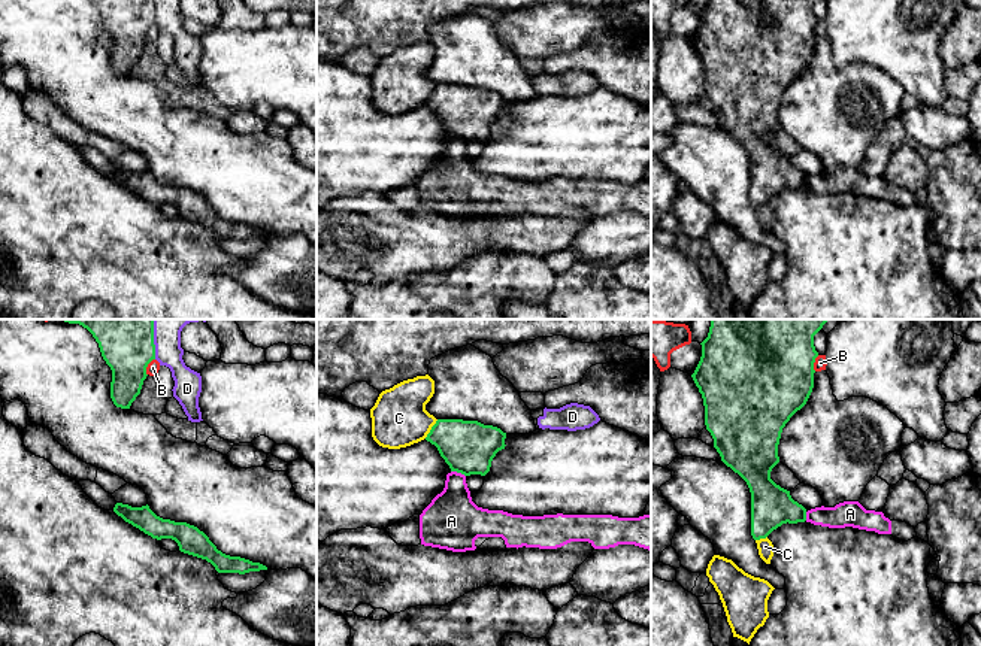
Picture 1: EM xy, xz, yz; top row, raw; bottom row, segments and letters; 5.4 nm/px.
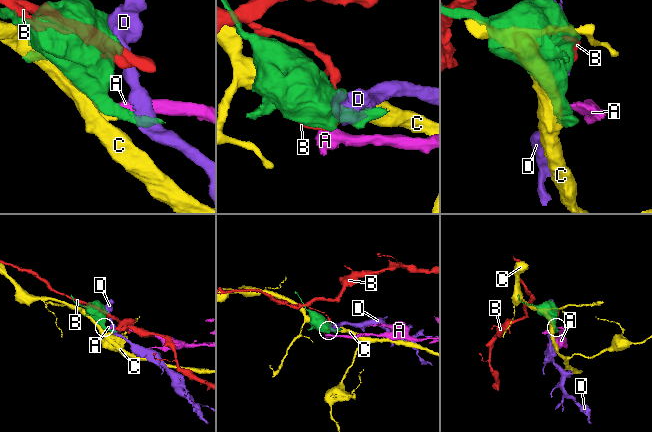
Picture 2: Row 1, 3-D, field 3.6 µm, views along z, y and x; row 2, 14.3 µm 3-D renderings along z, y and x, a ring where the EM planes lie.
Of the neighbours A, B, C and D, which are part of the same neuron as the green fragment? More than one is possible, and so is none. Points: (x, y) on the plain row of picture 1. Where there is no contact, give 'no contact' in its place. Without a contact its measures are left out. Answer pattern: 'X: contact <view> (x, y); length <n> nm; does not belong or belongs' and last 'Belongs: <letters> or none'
A: contact xz (459, 138); length 90 nm; does not belong
B: contact xy (147, 32); length 100 nm; does not belong
C: contact xz (432, 94); length 130 nm; does not belong
D: contact xy (154, 12); length 140 nm; does not belong
Belongs: none

